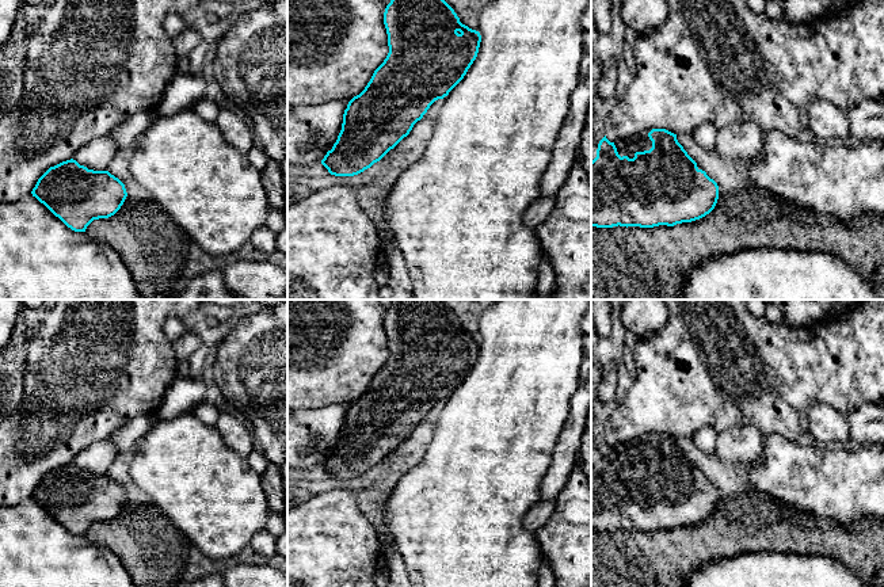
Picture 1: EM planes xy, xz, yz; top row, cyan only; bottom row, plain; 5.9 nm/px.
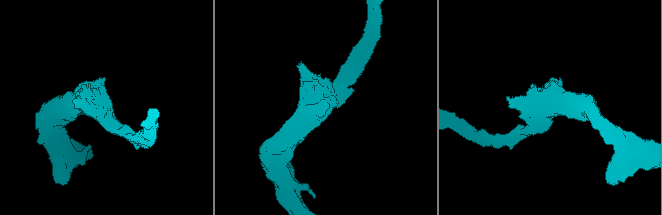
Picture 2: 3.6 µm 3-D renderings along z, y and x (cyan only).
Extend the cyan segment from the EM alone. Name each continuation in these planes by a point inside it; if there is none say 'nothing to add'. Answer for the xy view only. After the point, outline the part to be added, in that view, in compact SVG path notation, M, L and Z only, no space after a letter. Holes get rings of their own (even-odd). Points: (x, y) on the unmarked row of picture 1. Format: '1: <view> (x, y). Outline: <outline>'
nothing to add

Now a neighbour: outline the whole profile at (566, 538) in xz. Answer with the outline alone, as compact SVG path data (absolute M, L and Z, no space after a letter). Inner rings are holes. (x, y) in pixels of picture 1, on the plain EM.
M579 462L556 498L555 512L534 534L556 587L591 587L591 488Z

